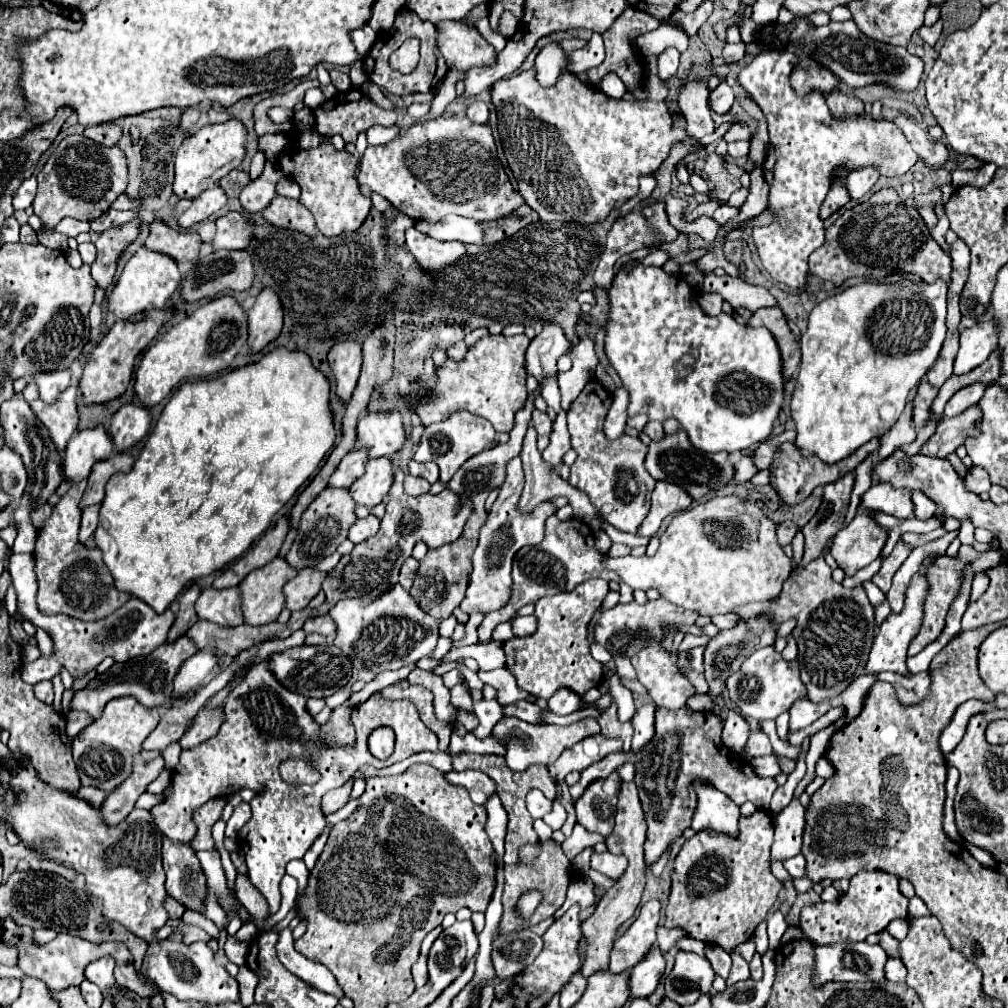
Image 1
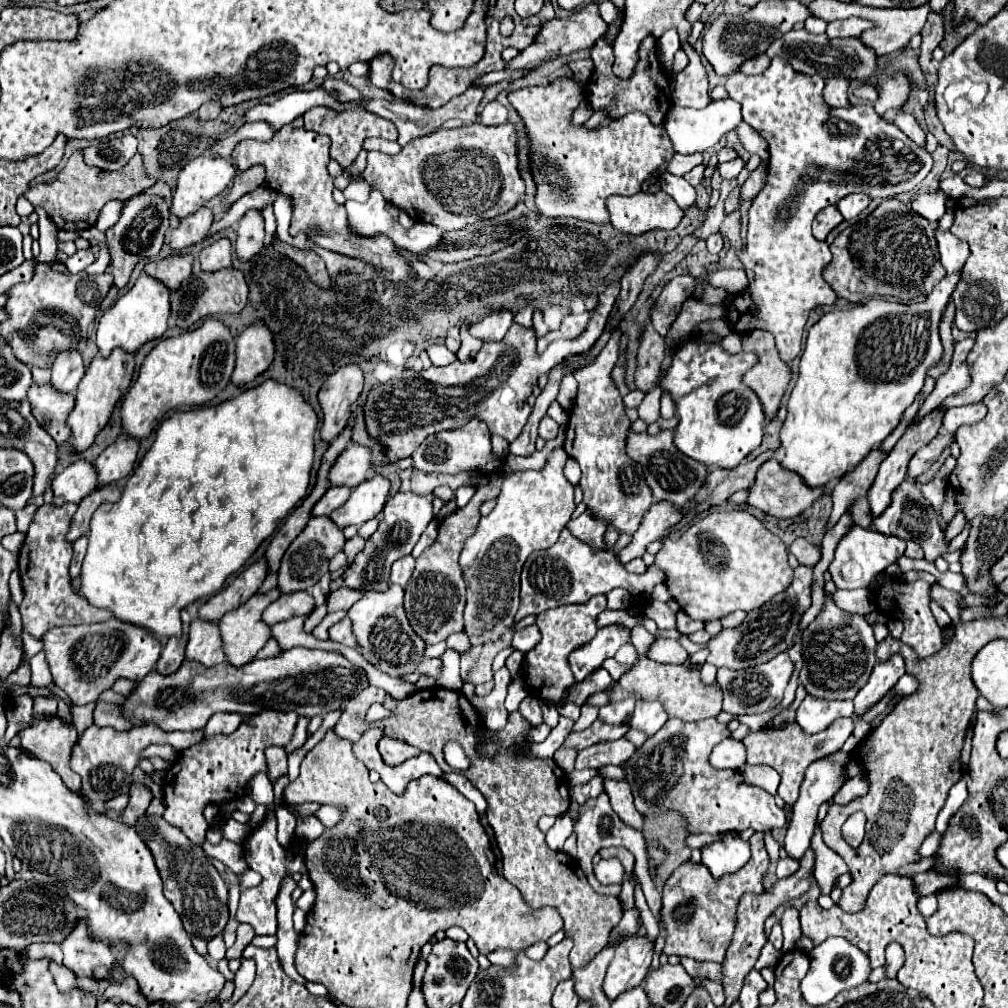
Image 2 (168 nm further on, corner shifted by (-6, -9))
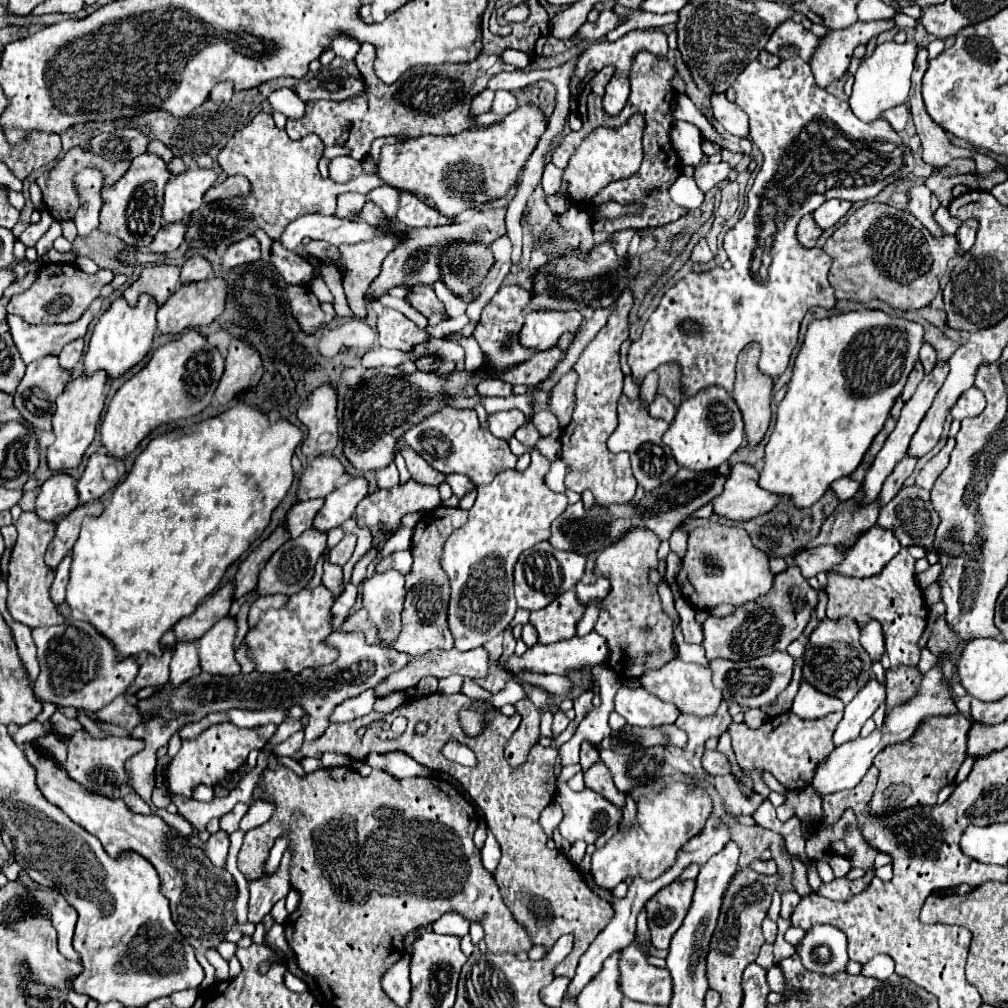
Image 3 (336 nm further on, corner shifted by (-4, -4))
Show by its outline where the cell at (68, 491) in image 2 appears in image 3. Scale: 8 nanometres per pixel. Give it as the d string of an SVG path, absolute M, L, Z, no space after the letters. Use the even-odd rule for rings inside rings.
M55 473L41 485L35 513L41 519L57 521L77 505L79 505L77 481L67 473Z

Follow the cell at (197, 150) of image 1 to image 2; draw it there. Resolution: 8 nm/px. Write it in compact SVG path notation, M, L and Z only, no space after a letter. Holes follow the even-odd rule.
M193 158L179 172L177 188L171 200L171 214L177 218L185 218L197 212L231 184L235 172L237 170L229 158Z

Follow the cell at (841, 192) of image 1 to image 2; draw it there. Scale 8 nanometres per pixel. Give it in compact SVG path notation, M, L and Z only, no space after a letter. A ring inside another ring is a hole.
M829 206L827 210L821 210L817 216L815 216L815 222L813 222L813 234L817 240L825 240L827 234L837 226L841 224L841 214L837 210L837 206Z

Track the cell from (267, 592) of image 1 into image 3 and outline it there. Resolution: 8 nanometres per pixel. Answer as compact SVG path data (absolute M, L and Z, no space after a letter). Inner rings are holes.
M223 617L209 629L199 645L199 657L203 671L213 675L237 675L241 665L235 659L235 637L237 637L237 617Z

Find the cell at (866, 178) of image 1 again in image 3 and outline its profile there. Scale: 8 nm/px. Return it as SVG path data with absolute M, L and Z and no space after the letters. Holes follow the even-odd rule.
M829 199L829 201L825 201L825 205L821 205L817 211L813 211L813 217L817 219L817 225L821 225L821 229L829 229L851 209L851 205L853 205L851 201Z

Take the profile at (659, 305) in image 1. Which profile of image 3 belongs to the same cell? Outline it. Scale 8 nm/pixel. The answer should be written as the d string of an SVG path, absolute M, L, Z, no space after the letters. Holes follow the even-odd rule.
M713 385L701 389L693 397L683 399L681 411L677 411L663 441L665 445L671 447L681 467L705 471L717 469L721 463L729 461L729 457L741 447L743 439L745 439L745 423L737 401L723 387Z

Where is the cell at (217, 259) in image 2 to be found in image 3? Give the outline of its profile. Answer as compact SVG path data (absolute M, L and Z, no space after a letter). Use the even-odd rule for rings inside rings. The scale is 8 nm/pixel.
M201 255L189 257L181 267L181 283L183 281L201 281L201 279L209 279L209 277L213 277L211 261Z

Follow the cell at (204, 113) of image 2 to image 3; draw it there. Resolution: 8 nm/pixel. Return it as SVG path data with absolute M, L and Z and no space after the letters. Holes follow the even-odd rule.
M219 83L219 85L215 85L213 87L213 91L209 93L209 99L213 101L213 103L229 103L231 101L231 97L233 97L233 85L229 85L229 83Z

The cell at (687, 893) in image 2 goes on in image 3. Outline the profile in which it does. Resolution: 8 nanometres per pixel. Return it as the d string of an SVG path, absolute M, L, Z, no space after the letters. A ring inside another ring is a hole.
M675 879L647 901L647 921L655 949L669 949L673 933L683 925L691 907L693 891L695 879Z

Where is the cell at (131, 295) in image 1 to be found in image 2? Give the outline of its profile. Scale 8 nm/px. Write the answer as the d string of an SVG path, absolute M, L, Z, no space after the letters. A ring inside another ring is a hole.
M141 274L137 278L135 286L123 298L119 298L109 310L103 312L103 316L97 324L97 350L99 350L99 354L103 358L107 358L115 348L121 348L121 350L133 354L145 342L161 338L167 330L167 318L171 312L169 302L171 302L171 292L155 278Z

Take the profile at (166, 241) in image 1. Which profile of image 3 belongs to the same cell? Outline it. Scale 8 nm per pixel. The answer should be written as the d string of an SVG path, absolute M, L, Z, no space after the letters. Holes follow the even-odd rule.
M147 265L139 279L129 285L123 293L131 305L135 305L137 297L141 293L149 293L159 305L163 305L169 295L177 289L179 285L179 267L175 265Z

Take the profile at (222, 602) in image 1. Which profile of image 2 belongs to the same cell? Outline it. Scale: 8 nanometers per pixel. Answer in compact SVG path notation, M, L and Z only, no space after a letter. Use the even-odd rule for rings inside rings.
M199 618L191 622L185 658L191 662L199 662L205 668L211 668L223 662L223 650L221 650L217 624L203 622Z

